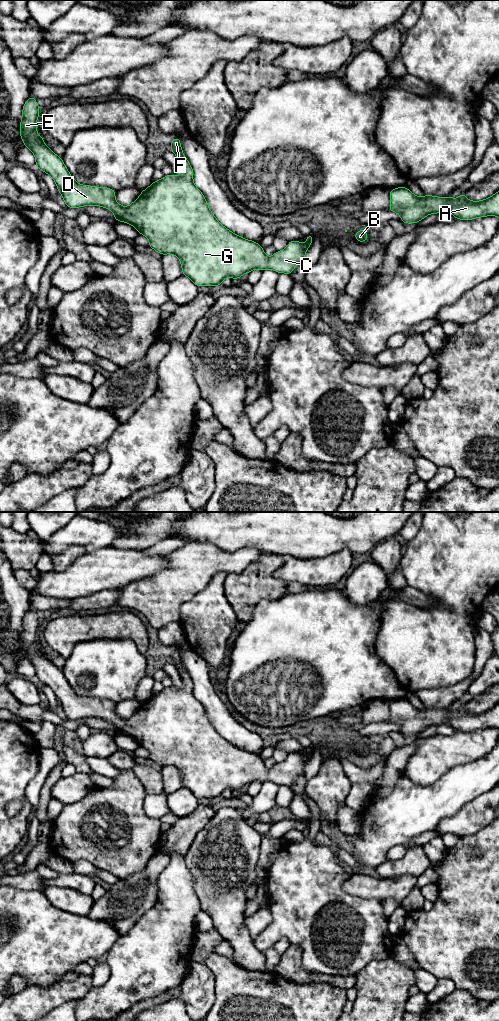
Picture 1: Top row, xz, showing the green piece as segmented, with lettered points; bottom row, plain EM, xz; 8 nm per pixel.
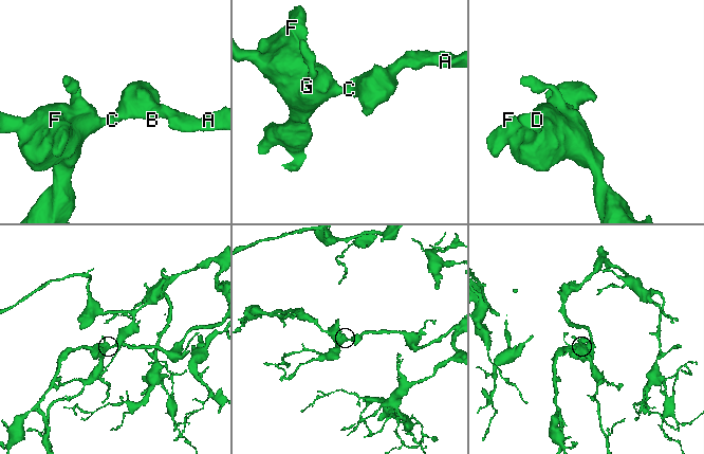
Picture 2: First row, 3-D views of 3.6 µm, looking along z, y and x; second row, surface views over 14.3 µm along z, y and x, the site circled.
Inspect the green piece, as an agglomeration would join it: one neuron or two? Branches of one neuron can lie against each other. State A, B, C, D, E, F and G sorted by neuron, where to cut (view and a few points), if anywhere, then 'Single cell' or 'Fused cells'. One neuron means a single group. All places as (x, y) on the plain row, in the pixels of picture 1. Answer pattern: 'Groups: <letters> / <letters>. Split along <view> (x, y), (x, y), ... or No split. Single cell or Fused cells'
Groups: A B C D E F G. No split. Single cell

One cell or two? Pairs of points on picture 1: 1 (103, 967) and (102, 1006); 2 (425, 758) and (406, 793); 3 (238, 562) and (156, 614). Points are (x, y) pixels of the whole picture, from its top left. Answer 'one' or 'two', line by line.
1: two
2: two
3: one

